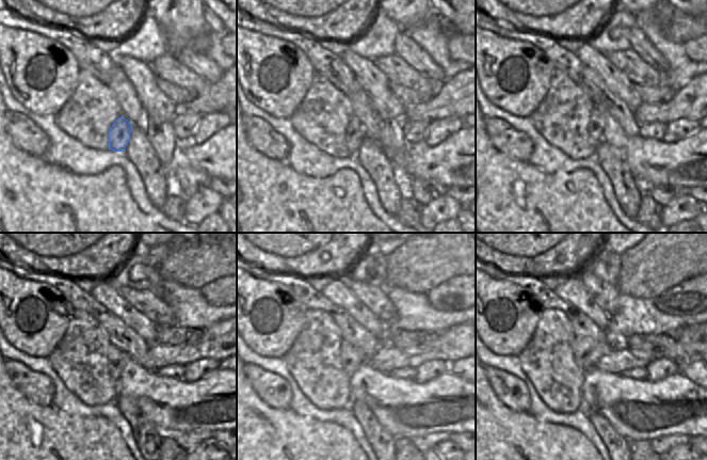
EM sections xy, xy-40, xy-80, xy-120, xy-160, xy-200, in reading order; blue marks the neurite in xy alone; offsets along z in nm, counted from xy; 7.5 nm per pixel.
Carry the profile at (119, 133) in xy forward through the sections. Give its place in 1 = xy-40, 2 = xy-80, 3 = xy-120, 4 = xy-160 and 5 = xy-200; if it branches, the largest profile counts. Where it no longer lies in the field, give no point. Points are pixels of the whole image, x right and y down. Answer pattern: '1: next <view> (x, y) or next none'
1: next xy-40 (355, 131)
2: next xy-80 (595, 128)
3: next xy-120 (117, 360)
4: next xy-160 (351, 358)
5: next xy-200 (587, 352)

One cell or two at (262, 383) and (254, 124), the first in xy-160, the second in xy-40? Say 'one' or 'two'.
one

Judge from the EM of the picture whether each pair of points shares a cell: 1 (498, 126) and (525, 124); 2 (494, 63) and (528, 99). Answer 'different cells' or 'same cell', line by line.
1: different cells
2: same cell

